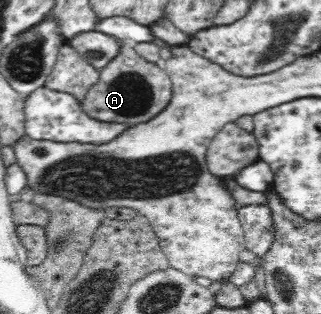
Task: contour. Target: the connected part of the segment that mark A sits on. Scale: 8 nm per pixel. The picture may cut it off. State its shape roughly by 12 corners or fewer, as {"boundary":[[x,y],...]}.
{"boundary":[[120,41],[81,103],[94,120],[132,126],[168,106],[161,64]]}

